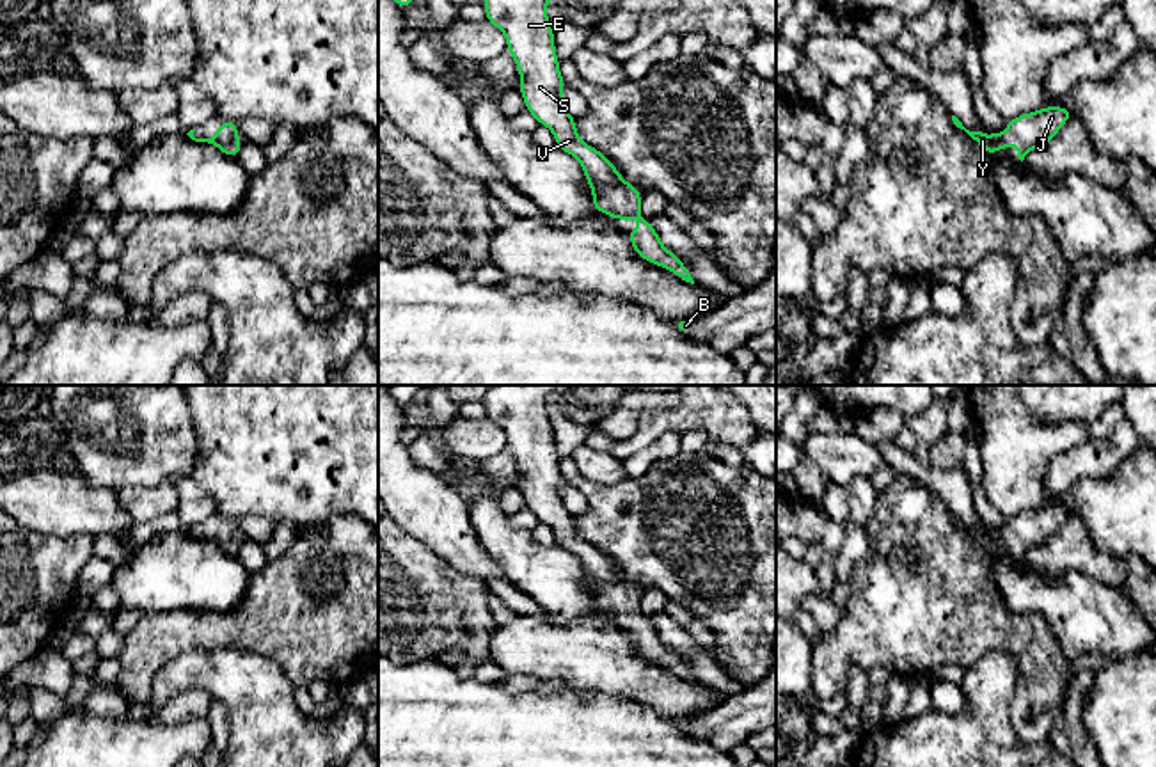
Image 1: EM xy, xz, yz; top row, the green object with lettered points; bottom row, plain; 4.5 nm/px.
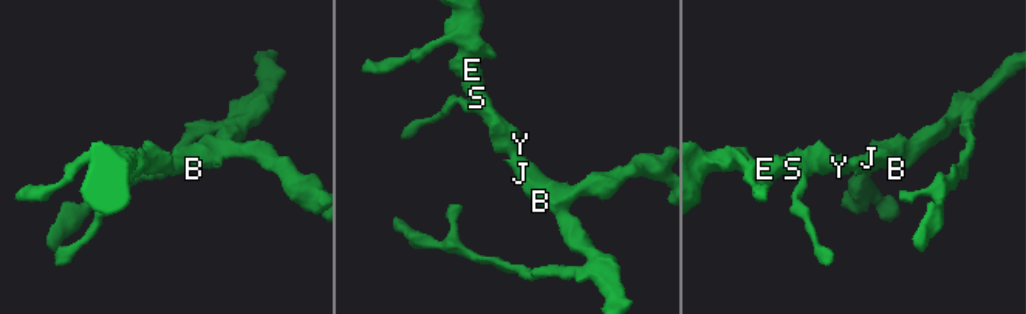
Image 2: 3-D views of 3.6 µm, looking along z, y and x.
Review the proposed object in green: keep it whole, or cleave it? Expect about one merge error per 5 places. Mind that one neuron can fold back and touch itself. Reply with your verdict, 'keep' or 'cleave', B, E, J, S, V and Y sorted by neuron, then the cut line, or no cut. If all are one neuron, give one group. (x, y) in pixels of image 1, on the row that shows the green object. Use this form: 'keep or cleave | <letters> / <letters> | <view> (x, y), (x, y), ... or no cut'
keep | B E J S V Y | no cut

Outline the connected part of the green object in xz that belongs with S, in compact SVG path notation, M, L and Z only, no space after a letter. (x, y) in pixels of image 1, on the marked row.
M483 0L487 21L495 25L508 39L511 53L522 76L520 94L529 114L554 137L556 146L575 156L593 192L593 210L607 213L613 220L636 218L641 227L625 233L636 256L652 265L664 266L678 279L694 284L687 266L668 250L652 222L639 215L641 192L627 183L613 162L598 149L584 144L575 130L575 117L561 101L566 87L559 73L554 32L547 20L549 0Z

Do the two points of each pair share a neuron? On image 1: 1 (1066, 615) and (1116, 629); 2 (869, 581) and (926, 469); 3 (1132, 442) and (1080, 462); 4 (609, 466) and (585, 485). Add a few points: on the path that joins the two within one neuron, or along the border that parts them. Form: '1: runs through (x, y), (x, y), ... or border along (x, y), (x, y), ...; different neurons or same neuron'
1: runs through (1078, 615), (1103, 620); same neuron
2: border along (897, 473), (922, 482), (949, 508); different neurons
3: runs through (1119, 444), (1108, 453), (1092, 458); same neuron
4: border along (570, 457), (593, 482), (620, 483), (625, 478); different neurons

